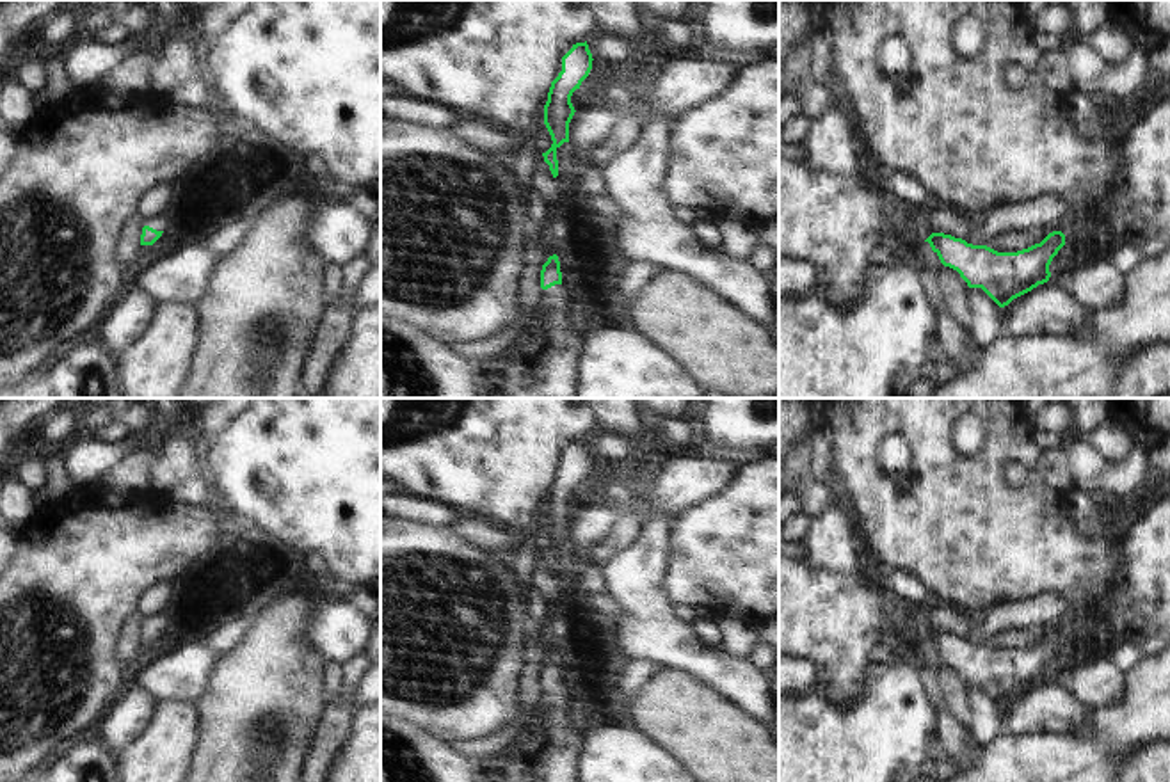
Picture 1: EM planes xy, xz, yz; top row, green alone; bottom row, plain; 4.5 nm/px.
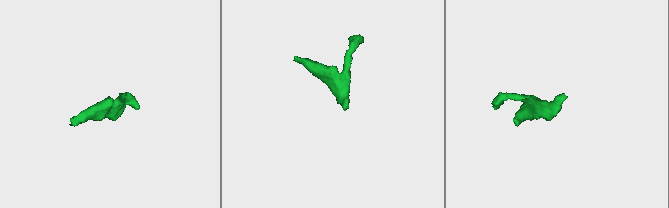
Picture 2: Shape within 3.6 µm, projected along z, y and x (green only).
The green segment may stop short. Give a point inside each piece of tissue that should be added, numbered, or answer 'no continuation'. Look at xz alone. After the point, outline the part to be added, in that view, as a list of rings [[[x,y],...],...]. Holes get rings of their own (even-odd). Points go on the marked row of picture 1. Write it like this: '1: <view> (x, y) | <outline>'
1: xz (548, 370) | [[[564,284],[542,290],[541,332],[526,339],[521,370],[509,370],[498,398],[574,398],[576,364],[585,334],[569,323],[569,297]]]

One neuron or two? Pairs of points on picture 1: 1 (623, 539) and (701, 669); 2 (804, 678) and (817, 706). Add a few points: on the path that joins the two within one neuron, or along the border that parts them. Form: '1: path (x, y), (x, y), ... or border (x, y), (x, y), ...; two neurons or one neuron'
1: border (644, 521), (639, 534), (600, 567); two neurons
2: border (818, 678), (809, 690), (797, 695); two neurons

